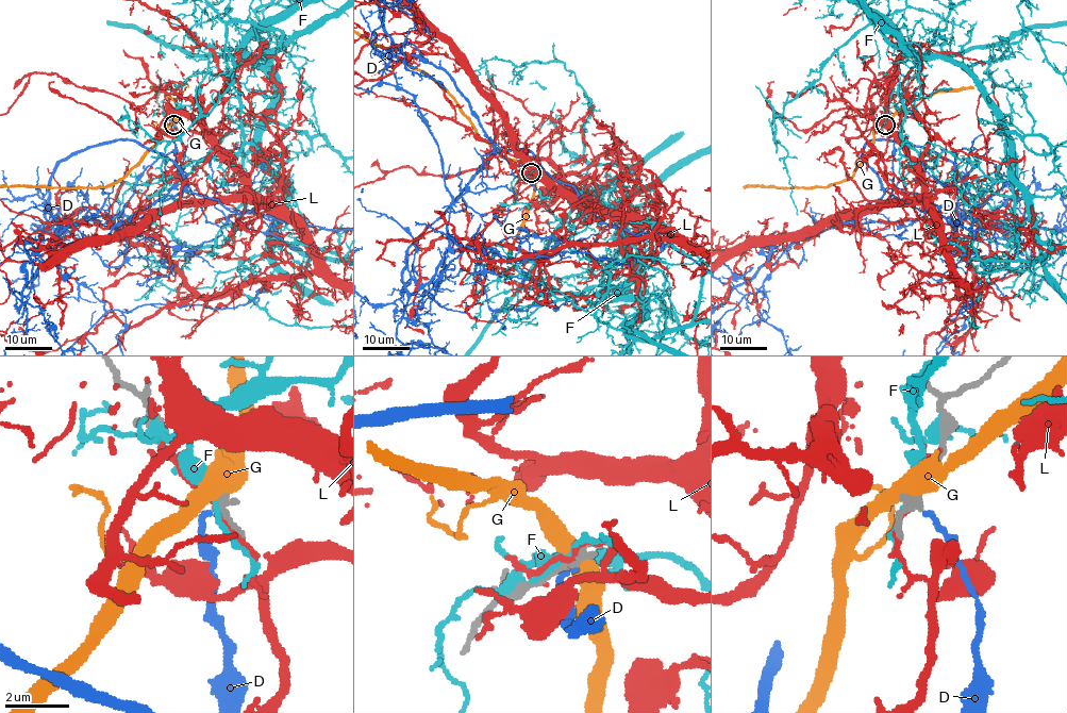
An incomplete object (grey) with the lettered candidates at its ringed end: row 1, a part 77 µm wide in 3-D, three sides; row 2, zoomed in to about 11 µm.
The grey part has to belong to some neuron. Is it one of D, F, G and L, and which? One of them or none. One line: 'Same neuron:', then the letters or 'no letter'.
Same neuron: D

